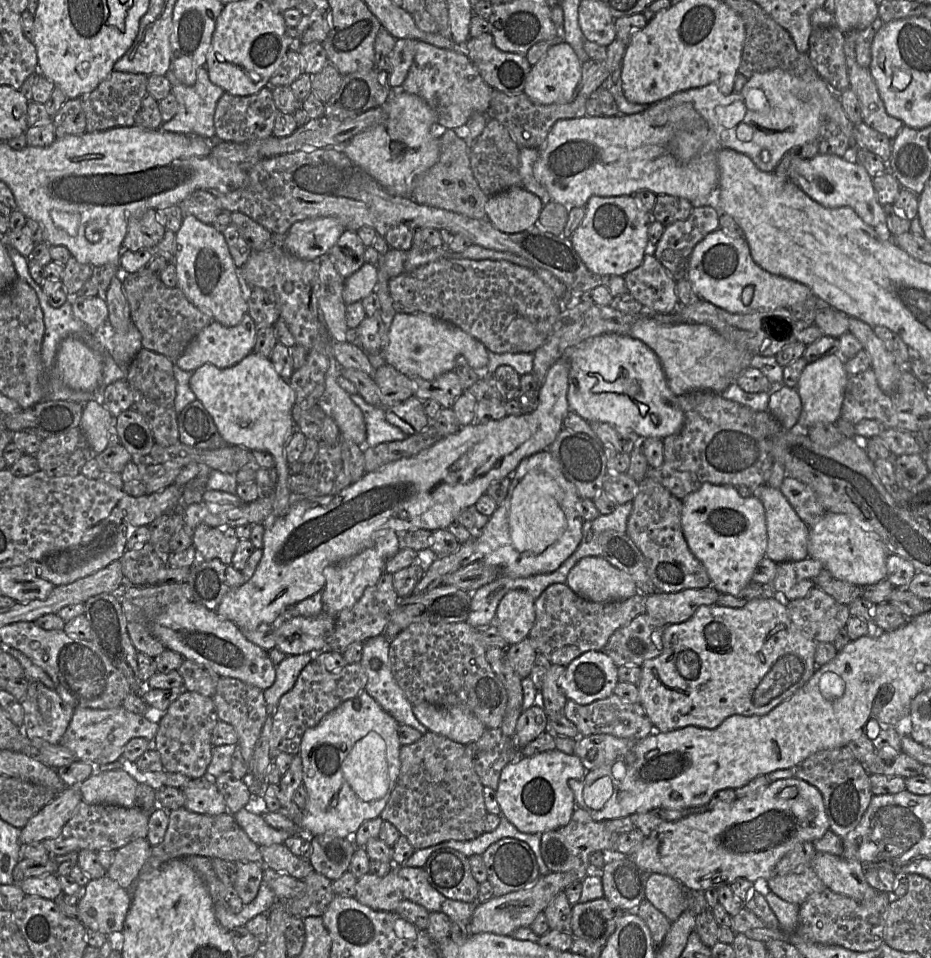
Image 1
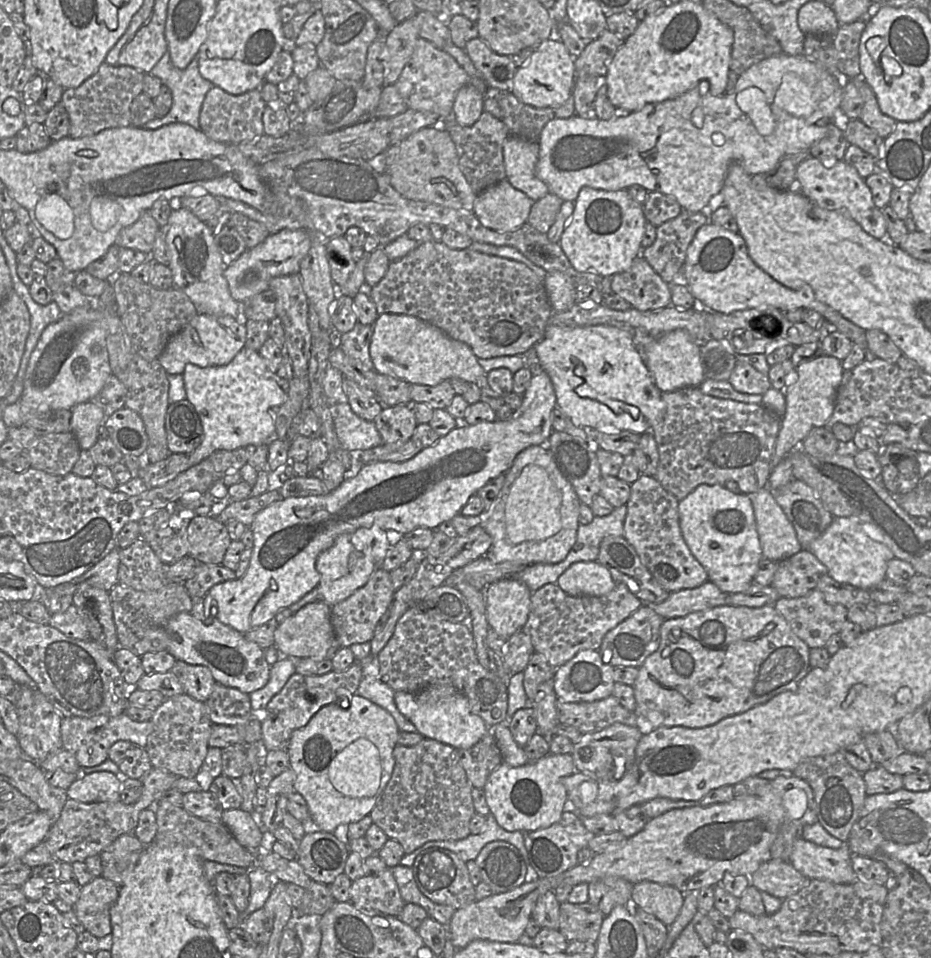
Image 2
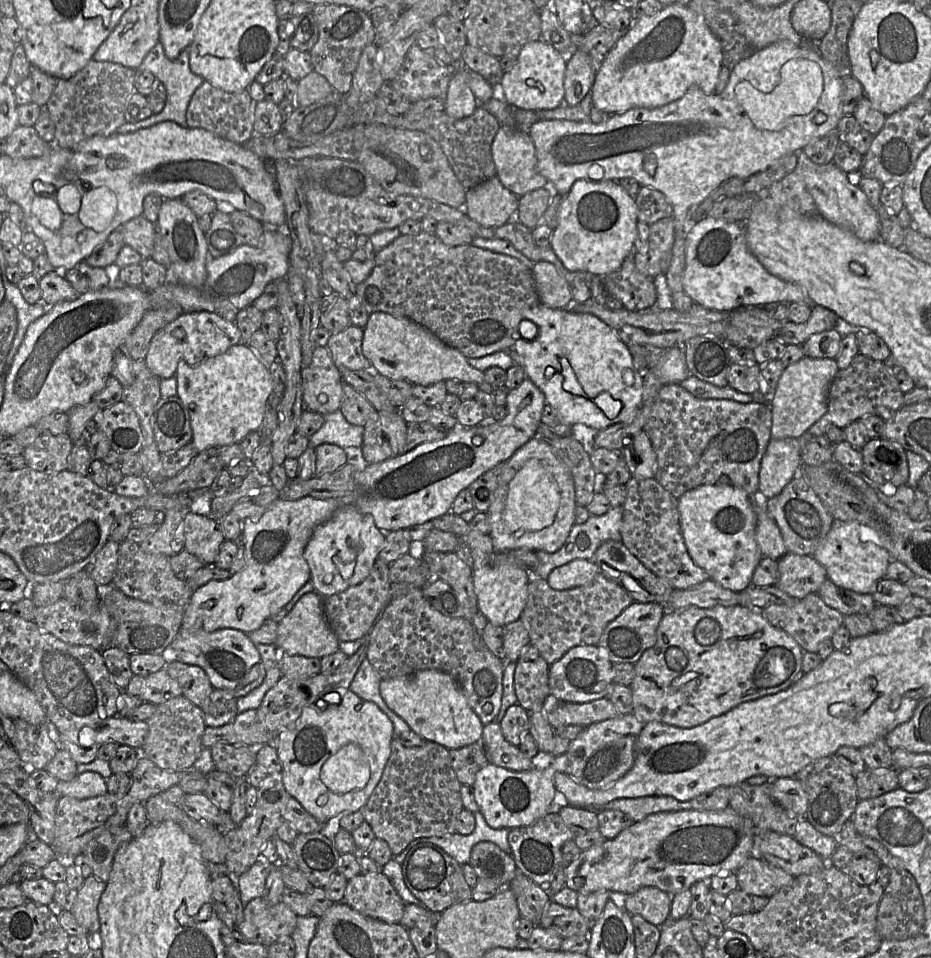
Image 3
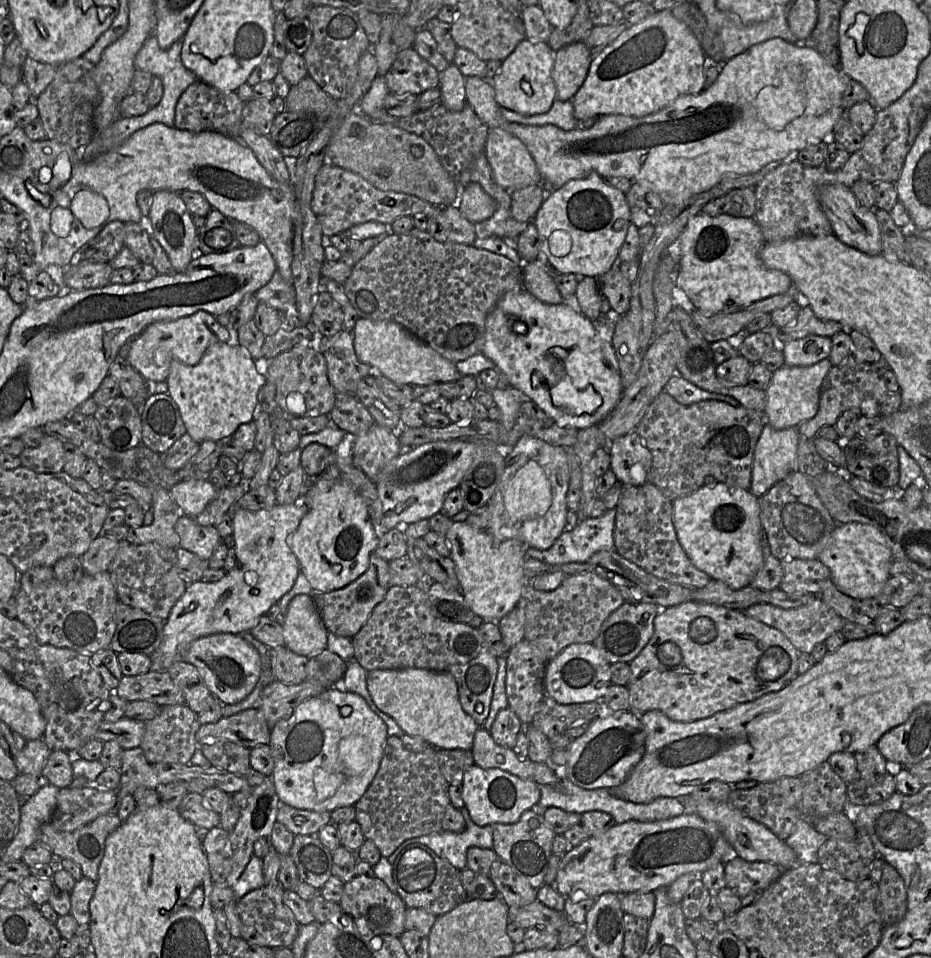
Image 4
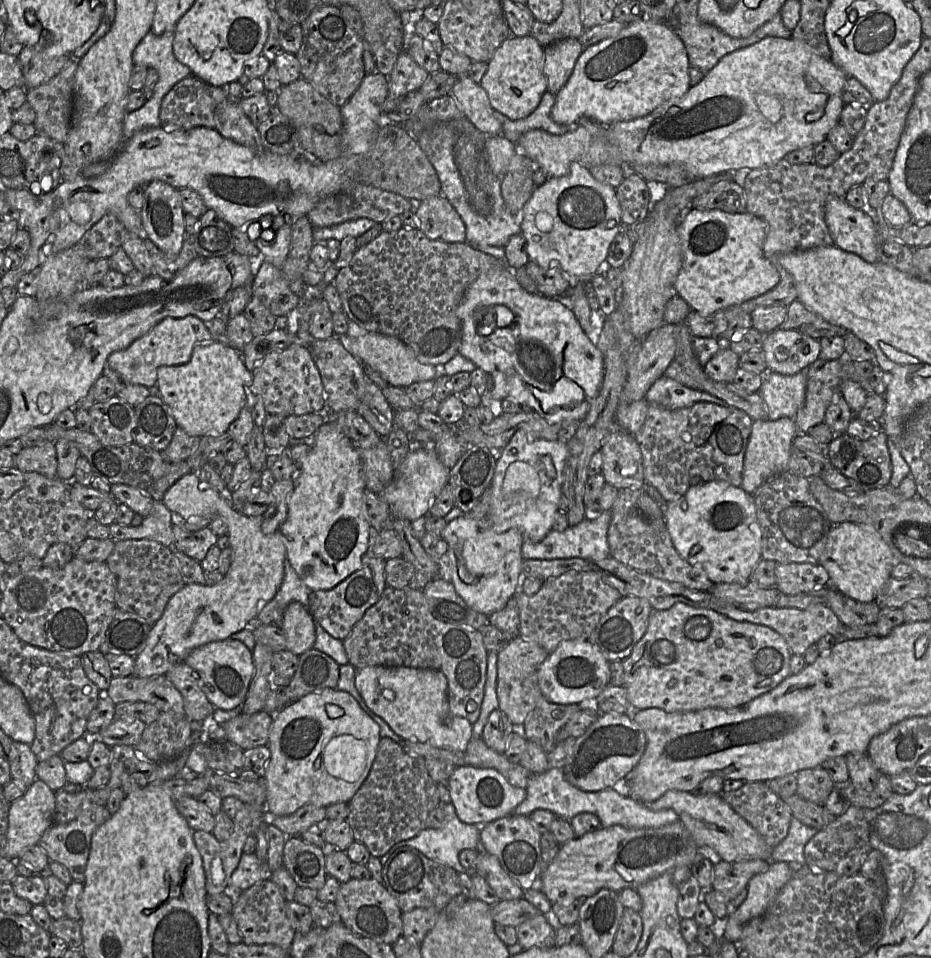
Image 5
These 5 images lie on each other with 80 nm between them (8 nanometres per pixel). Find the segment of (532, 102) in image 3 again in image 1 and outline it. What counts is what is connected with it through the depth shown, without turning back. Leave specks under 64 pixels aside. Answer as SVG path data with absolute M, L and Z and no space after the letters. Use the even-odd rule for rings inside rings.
M565 41L551 46L542 58L532 65L523 93L534 103L542 105L569 102L581 80L582 63L572 46Z

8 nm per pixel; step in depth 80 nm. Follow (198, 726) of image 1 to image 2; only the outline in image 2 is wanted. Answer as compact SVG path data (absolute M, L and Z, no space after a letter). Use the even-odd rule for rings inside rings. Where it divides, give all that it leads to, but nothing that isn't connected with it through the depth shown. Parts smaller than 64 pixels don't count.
M186 693L166 698L154 710L150 719L153 731L145 750L152 766L184 778L196 778L207 755L212 722L206 703L193 699Z

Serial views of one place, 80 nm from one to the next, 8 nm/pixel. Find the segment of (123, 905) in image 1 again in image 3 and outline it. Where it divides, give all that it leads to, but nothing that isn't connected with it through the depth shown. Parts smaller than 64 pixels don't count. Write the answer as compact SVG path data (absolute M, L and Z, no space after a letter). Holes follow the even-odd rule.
M91 875L85 878L83 885L78 889L77 898L71 912L77 922L89 934L99 933L98 904L105 888L105 882Z

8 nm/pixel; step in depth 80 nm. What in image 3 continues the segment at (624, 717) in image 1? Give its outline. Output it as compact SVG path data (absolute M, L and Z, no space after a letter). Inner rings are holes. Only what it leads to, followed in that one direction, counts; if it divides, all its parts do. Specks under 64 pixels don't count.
M548 695L542 705L543 714L553 729L577 725L584 728L620 716L608 698L587 703L570 703Z

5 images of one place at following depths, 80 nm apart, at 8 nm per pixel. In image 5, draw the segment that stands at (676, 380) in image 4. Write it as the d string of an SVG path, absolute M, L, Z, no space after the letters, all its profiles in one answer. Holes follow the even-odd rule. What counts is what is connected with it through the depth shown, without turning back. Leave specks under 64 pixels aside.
M665 376L653 383L645 395L645 400L648 404L657 405L668 410L686 408L697 402L710 402L728 406L716 396L702 390L689 388Z

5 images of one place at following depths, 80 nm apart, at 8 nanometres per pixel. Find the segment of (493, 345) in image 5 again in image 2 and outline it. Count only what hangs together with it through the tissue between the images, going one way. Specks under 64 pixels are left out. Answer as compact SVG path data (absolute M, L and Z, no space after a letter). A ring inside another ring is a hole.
M549 324L544 337L533 347L536 353L540 368L546 372L553 384L556 395L556 407L564 412L576 426L583 427L589 431L632 431L642 435L651 430L663 419L666 411L666 404L662 399L662 391L656 386L655 381L644 361L641 349L636 345L630 333L608 325L596 325L585 327L566 327L556 324Z

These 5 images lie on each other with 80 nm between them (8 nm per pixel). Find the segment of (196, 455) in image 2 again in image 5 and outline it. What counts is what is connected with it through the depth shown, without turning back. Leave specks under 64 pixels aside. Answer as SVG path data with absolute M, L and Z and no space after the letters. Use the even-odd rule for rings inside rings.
M205 343L194 348L191 359L182 365L162 366L158 369L157 387L160 397L169 406L177 425L189 435L203 437L228 431L247 403L247 390L253 380L252 372L244 363L241 352L230 344Z

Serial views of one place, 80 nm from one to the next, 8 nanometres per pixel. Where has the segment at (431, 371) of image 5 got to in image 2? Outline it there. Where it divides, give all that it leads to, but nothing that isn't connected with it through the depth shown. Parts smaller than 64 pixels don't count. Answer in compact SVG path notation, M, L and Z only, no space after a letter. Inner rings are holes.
M381 313L373 324L369 352L373 369L411 384L434 386L444 380L460 378L477 383L486 374L478 357L464 342L449 337L441 329L415 316Z

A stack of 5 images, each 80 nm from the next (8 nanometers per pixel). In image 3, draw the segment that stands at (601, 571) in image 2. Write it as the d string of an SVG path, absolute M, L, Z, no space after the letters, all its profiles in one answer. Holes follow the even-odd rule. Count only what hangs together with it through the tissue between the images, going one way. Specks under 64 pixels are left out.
M576 559L555 568L546 581L552 589L567 590L590 584L597 574L601 572L596 563Z

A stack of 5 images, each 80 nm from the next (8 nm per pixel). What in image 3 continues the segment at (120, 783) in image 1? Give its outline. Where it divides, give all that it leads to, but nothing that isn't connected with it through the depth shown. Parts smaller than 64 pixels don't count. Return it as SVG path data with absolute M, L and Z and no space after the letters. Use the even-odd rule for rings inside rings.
M85 772L71 781L59 781L56 793L76 799L88 799L107 793L106 778L96 772Z

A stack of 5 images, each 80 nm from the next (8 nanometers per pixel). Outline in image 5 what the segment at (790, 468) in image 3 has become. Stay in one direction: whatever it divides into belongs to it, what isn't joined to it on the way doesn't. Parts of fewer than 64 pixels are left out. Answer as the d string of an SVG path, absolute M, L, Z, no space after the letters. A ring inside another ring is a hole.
M789 417L754 421L744 457L741 488L752 495L767 480L786 471L797 434L797 425Z

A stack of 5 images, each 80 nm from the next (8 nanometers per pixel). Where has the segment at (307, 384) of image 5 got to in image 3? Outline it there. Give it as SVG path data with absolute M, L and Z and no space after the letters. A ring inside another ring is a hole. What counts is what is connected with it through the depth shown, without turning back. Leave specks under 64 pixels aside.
M317 346L311 363L302 368L303 410L325 416L340 408L343 399L343 377L325 346Z

